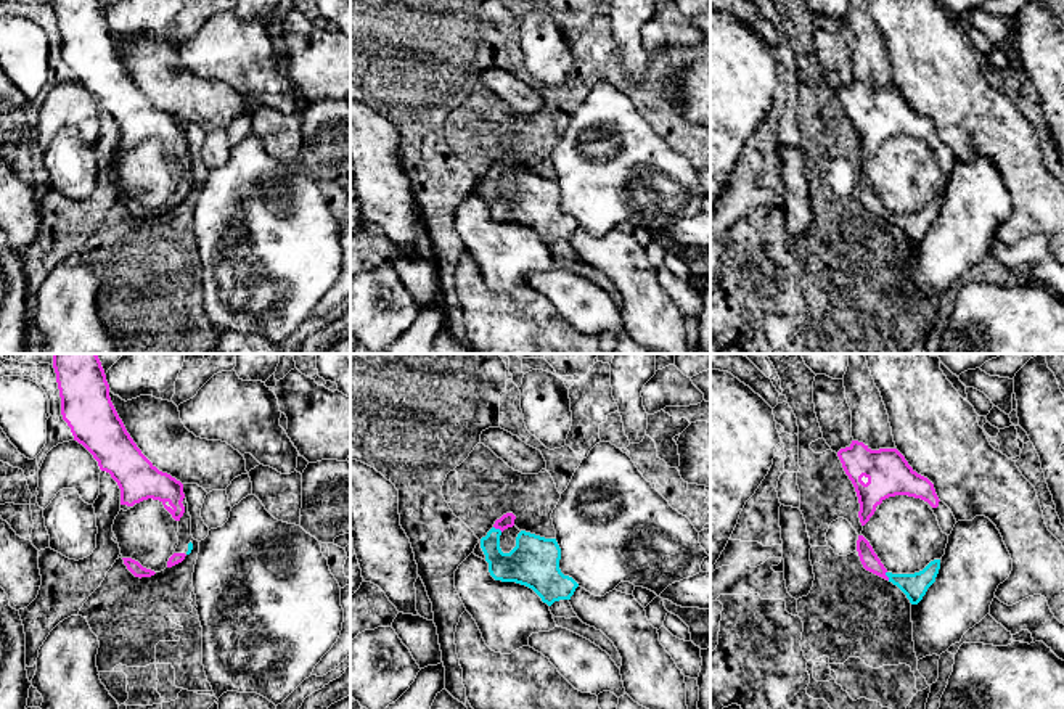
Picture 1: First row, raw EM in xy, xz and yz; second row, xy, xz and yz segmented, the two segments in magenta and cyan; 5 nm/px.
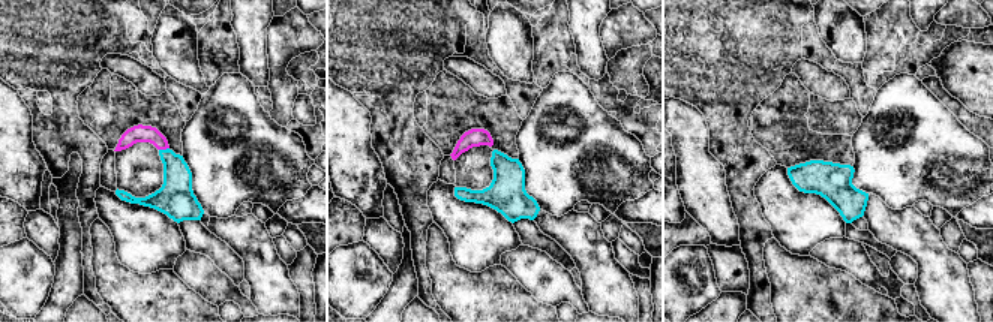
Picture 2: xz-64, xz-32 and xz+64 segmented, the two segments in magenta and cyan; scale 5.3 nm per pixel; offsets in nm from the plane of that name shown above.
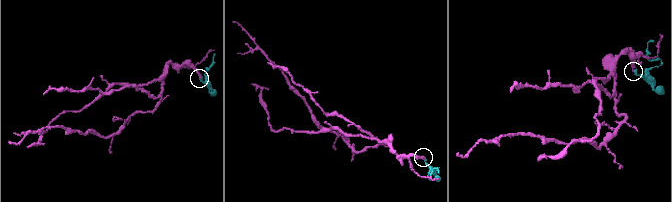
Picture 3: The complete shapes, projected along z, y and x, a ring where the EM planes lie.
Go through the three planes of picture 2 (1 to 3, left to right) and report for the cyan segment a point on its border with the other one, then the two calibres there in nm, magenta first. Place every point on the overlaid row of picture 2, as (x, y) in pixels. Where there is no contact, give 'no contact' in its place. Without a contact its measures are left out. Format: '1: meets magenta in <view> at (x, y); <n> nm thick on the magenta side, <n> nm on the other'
1: meets magenta in xz-64 at (164, 149); 100 nm thick on the magenta side, 180 nm on the other
2: no contact
3: no contact

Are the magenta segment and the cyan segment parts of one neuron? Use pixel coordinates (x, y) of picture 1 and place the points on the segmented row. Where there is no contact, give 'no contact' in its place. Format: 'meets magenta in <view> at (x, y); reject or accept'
meets magenta in xz at (499, 528); accept

